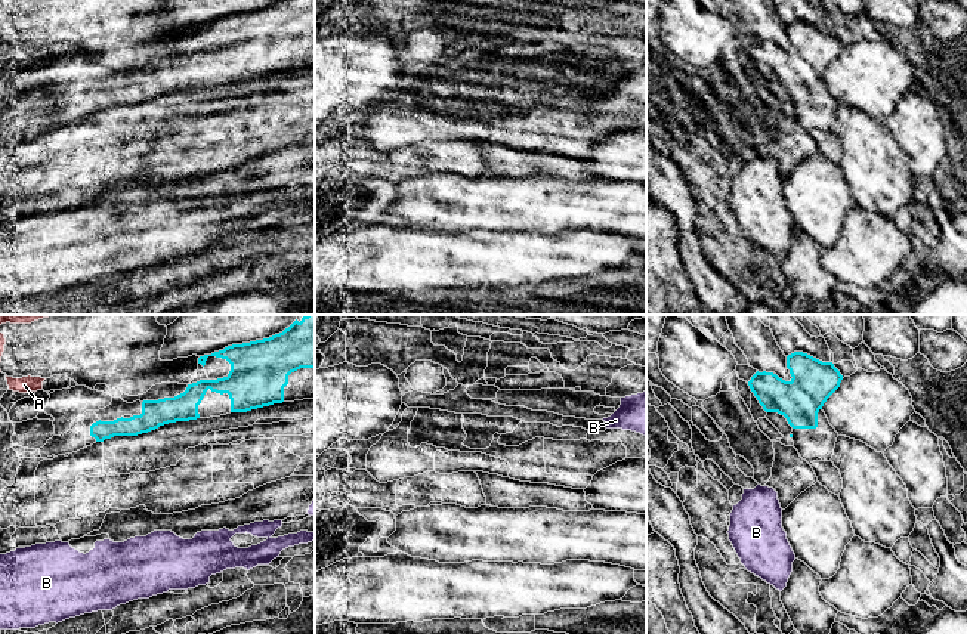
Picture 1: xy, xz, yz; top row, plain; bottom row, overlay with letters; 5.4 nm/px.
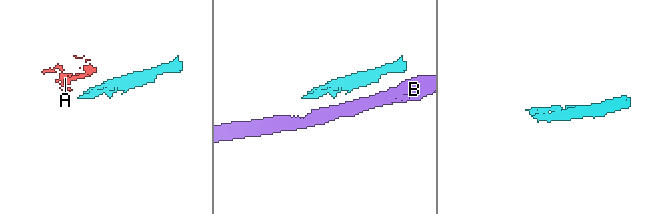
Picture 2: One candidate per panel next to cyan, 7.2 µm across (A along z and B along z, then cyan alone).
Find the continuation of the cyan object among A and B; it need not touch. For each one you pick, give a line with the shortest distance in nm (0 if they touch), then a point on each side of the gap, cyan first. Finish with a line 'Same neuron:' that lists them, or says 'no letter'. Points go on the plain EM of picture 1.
Same neuron: no letter

